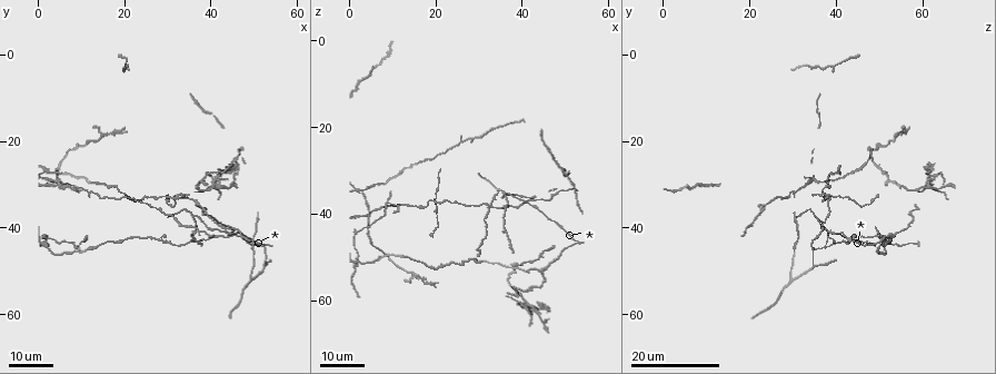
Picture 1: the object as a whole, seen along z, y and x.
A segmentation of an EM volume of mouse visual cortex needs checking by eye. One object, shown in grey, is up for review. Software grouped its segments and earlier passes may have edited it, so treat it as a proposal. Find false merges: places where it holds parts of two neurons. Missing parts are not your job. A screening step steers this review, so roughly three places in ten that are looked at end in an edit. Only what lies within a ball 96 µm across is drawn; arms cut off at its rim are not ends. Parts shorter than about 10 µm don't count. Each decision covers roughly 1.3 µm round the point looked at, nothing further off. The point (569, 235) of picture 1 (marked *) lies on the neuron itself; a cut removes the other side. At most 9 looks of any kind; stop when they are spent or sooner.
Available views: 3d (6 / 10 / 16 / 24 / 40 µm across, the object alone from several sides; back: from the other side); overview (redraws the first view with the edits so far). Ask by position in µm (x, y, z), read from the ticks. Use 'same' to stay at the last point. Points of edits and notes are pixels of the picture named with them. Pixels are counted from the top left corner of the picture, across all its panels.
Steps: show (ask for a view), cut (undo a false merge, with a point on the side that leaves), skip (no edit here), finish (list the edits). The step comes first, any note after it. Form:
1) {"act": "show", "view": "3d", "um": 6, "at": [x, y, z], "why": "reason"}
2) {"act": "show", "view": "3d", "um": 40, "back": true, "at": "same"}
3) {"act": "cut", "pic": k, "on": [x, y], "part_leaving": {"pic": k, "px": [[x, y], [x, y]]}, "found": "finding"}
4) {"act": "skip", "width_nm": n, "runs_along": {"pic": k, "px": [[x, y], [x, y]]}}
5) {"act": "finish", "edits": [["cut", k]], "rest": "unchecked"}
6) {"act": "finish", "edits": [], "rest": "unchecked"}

{"act": "show", "view": "3d", "um": 16, "at": [41.5, 40.5, 37.5], "why": "two arms in line, one across"}

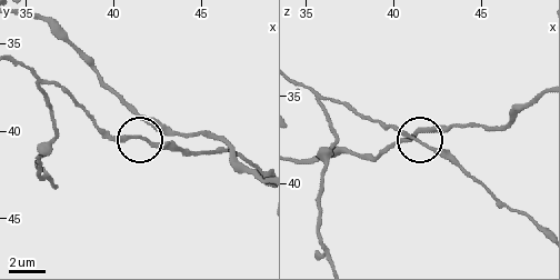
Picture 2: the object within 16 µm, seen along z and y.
{"act": "show", "view": "3d", "um": 6, "at": [41.6, 40.4, 37.6]}

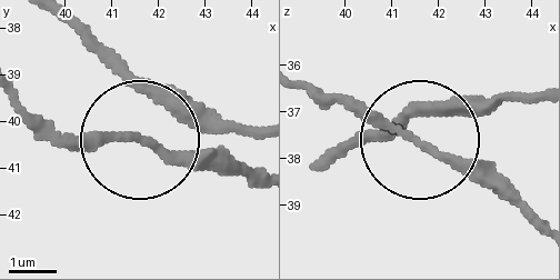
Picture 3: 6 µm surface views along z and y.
{"act": "skip", "width_nm": 130, "found": "all the same neuron"}

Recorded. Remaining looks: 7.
{"act": "show", "view": "3d", "um": 16, "at": [32.5, 32.5, 37.5], "why": "two arms at a narrow angle"}

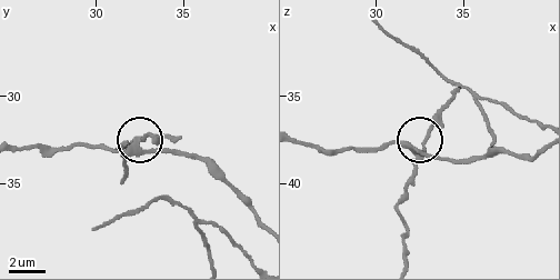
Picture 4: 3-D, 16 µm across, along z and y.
{"act": "show", "view": "3d", "um": 10, "at": [32.1, 32.7, 38.0]}

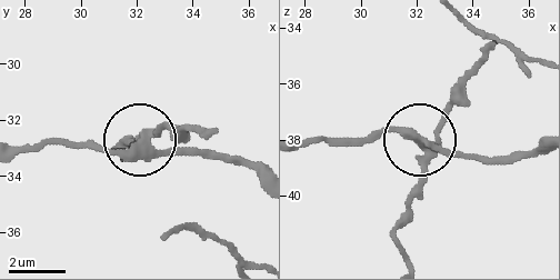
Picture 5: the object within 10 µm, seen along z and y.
{"act": "cut", "pic": 5, "on": [167, 126], "width_nm": 280, "found": "two neurons meet here"}

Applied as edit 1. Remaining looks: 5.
{"act": "show", "view": "3d", "um": 16, "at": [4.0, 26.5, 40.0], "why": "sharp bend"}

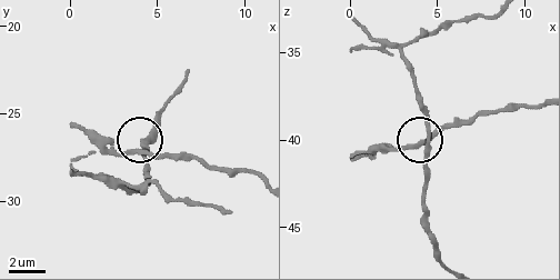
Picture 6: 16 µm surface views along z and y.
{"act": "show", "view": "3d", "um": 6, "at": [3.9, 27.3, 40.3], "why": "closer look"}

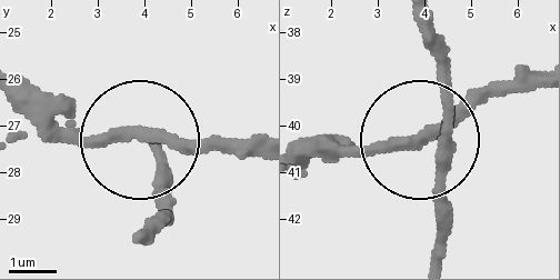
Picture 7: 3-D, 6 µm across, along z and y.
{"act": "skip", "found": "all the same neuron"}

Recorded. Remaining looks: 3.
{"act": "show", "view": "overview", "why": "redraw"}

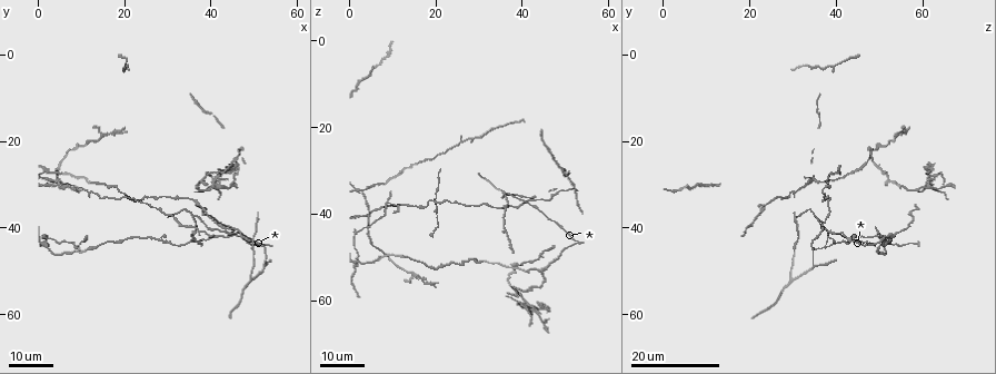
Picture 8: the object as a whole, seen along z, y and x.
{"act": "show", "view": "3d", "um": 16, "at": [1.5, 42.5, 52.0]}

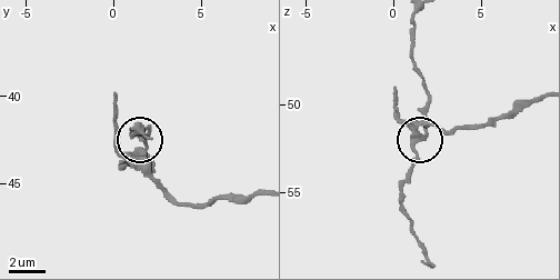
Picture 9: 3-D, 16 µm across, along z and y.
{"act": "show", "view": "3d", "um": 6, "at": [1.8, 43.0, 51.9], "why": "closer look"}

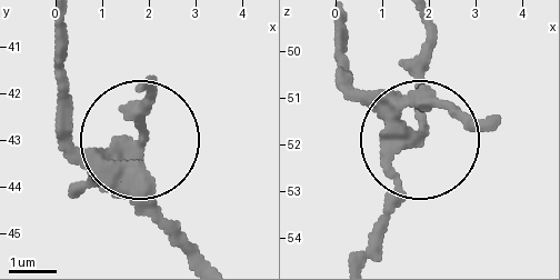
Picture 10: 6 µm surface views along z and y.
{"act": "cut", "pic": 10, "on": [142, 113], "arms": 3, "part_leaving": {"pic": 10, "px": [[393, 124], [421, 124], [426, 29]]}, "found": "a second neuron is stuck on"}

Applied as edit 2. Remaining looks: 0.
{"act": "finish", "edits": [["cut", 5], ["cut", 10]], "rest": "unchecked"}

